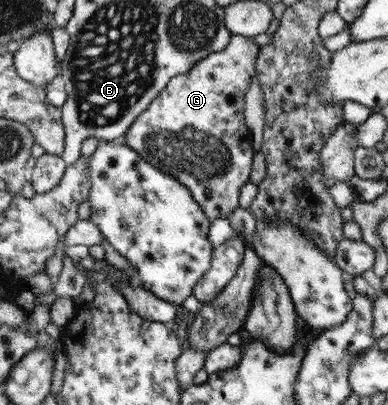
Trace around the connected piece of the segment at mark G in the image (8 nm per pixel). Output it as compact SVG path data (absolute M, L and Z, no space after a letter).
M233 35L229 45L221 52L209 54L207 58L203 58L201 62L197 62L197 64L193 66L193 69L189 70L187 74L181 74L171 78L167 86L158 94L157 98L153 99L149 103L149 106L129 125L129 130L127 130L125 135L125 145L127 145L127 147L131 147L133 151L137 152L137 154L141 156L141 158L144 158L151 166L155 166L161 170L161 172L176 178L190 190L193 198L199 203L199 206L203 209L203 212L205 212L206 217L211 223L220 218L228 219L234 213L234 210L238 209L241 187L249 181L249 174L251 174L254 151L253 146L251 146L251 134L244 119L244 94L248 91L251 80L253 80L253 76L255 76L255 60L257 60L257 56L259 56L260 49L261 46L254 44L252 38Z

